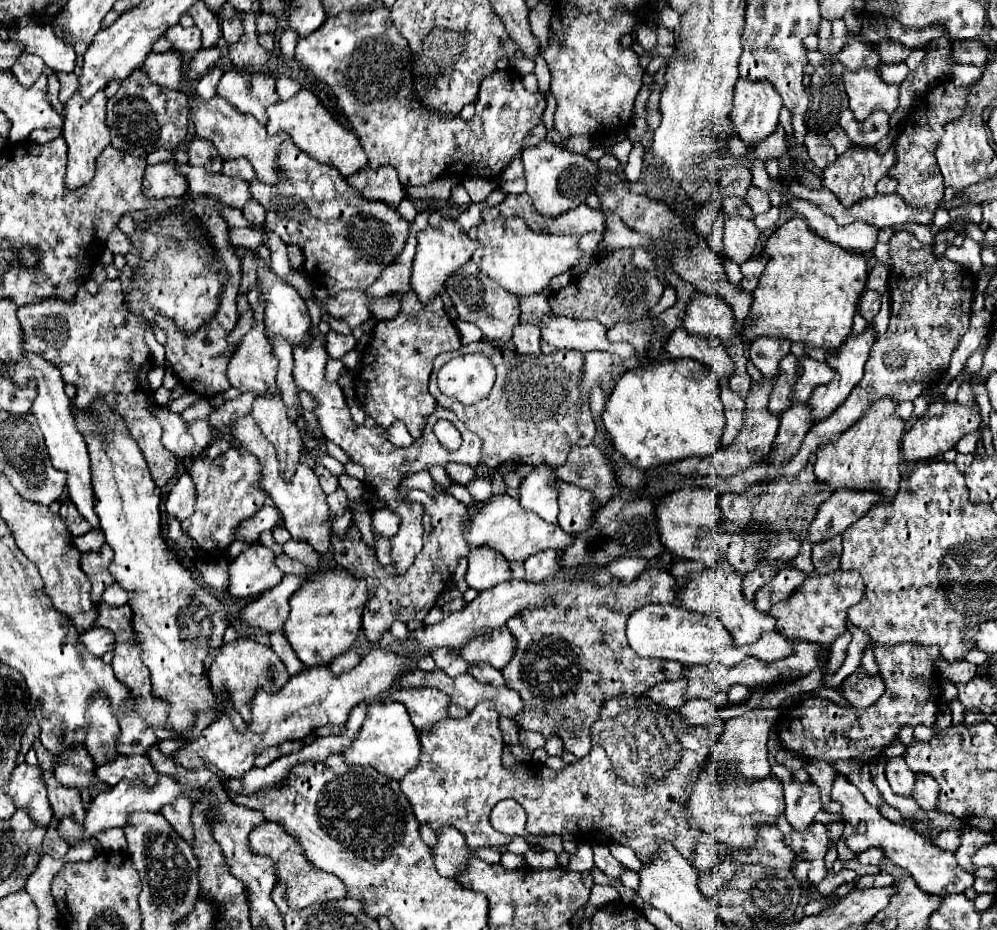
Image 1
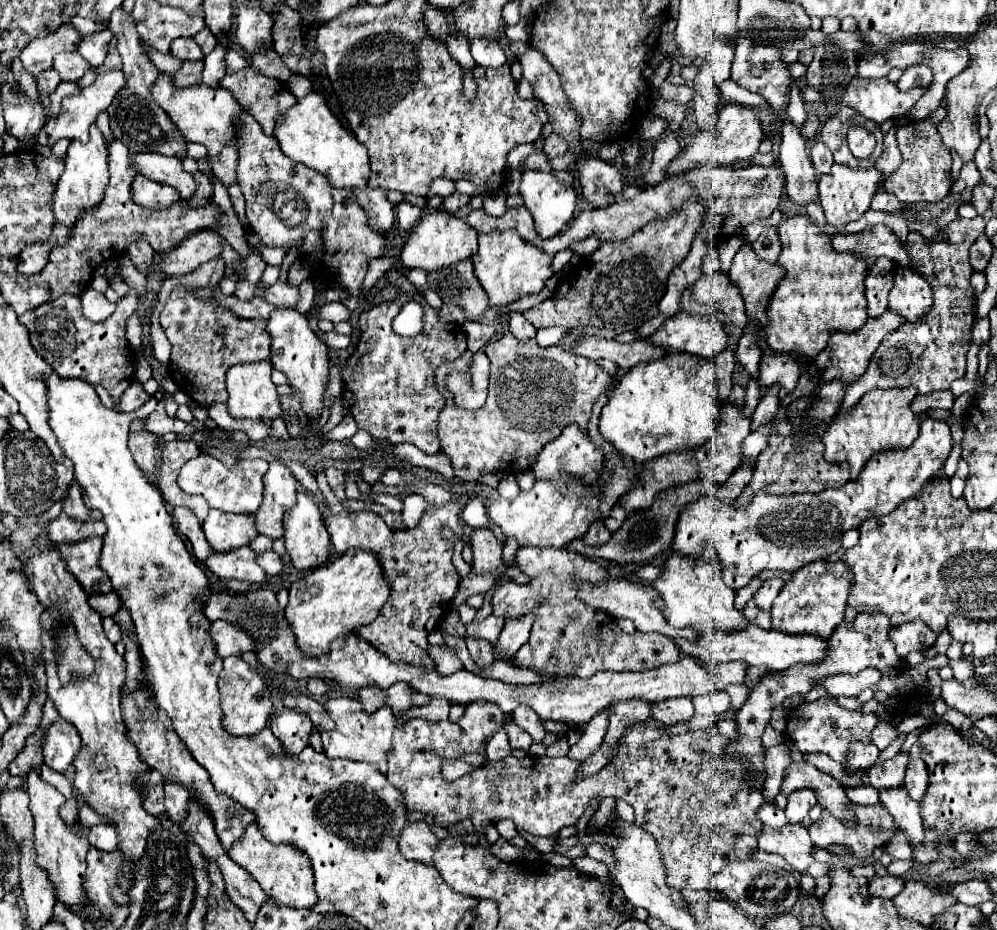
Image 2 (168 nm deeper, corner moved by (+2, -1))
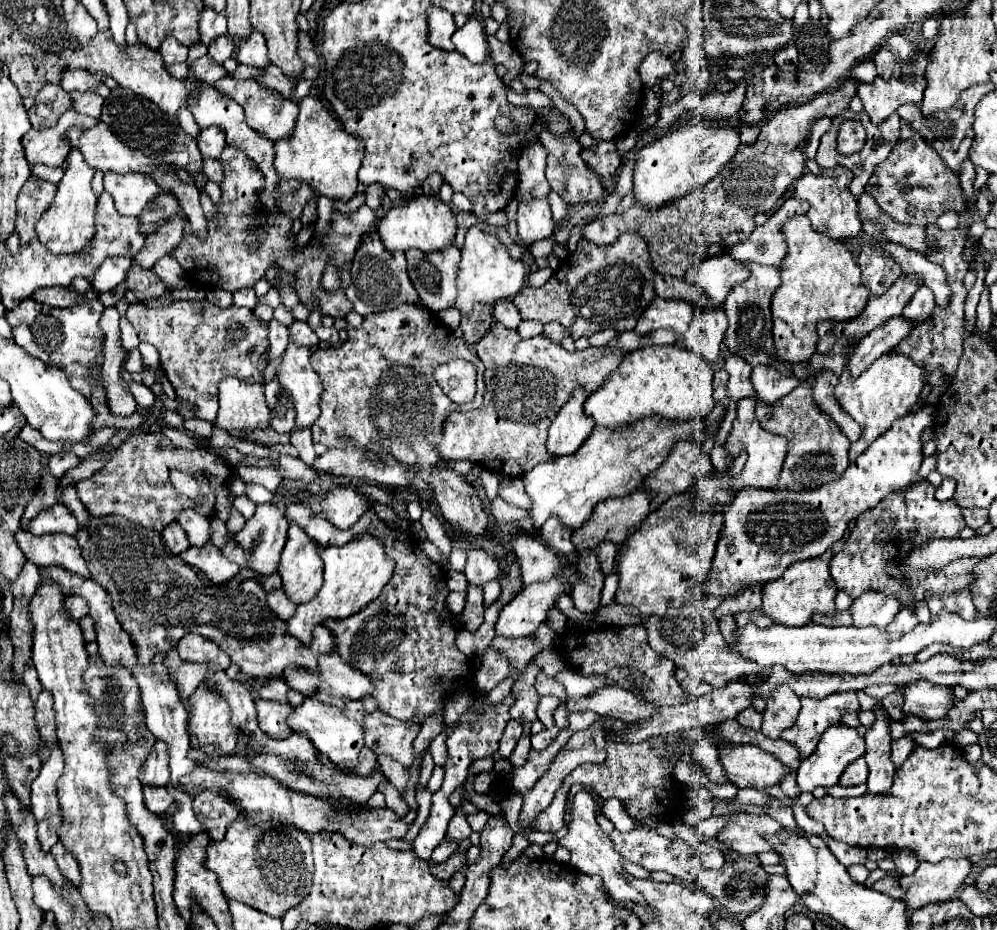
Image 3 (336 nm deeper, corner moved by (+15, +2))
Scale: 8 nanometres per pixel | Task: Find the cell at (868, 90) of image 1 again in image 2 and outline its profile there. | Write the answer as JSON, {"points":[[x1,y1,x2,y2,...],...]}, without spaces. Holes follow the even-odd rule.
{"points":[[853,78,843,96,845,104,855,108,863,118,873,120,877,124,907,114,925,90,913,88,909,92,899,92,893,82,887,78,879,78,877,82,861,82,861,78]]}

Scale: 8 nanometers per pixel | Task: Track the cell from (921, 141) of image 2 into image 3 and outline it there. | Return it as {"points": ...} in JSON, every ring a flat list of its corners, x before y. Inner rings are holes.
{"points":[[902,123,900,139,892,147,888,159,870,175,866,193,876,199,882,213,904,225,928,225,936,223,936,219,946,211,956,211,958,215,966,211,958,175,908,127,908,123]]}

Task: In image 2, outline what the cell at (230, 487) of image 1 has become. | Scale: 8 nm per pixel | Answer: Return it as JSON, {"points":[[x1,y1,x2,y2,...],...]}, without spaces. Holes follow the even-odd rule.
{"points":[[201,454,187,462,181,468,181,490,187,494,201,494,211,508,219,508,223,512,241,512,241,514,257,514,263,498,263,474,267,472,265,460,239,460,233,468,227,468,213,456]]}

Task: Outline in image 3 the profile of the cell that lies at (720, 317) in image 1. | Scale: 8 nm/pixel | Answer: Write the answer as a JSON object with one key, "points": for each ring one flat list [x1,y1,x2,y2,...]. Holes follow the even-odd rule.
{"points":[[728,253,706,259,700,265,700,273,698,273,700,285,706,289,706,293,714,303,722,303,728,291,732,289,732,285,742,283,748,277,750,277,750,271,742,263,734,261]]}

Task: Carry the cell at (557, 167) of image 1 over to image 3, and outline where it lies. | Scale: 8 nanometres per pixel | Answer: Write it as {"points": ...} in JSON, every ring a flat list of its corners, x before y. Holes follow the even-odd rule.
{"points":[[548,199,520,203,516,221,518,221,518,235,528,245,532,245,534,241,540,241,540,239,548,239,556,227,552,221]]}

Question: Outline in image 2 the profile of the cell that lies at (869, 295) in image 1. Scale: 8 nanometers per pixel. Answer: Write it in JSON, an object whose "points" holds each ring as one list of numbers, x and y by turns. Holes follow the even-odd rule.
{"points":[[877,258,871,264,869,274,865,278,865,298,869,316,877,318,885,312,887,294,893,286,893,274,895,274,895,264,889,258]]}

